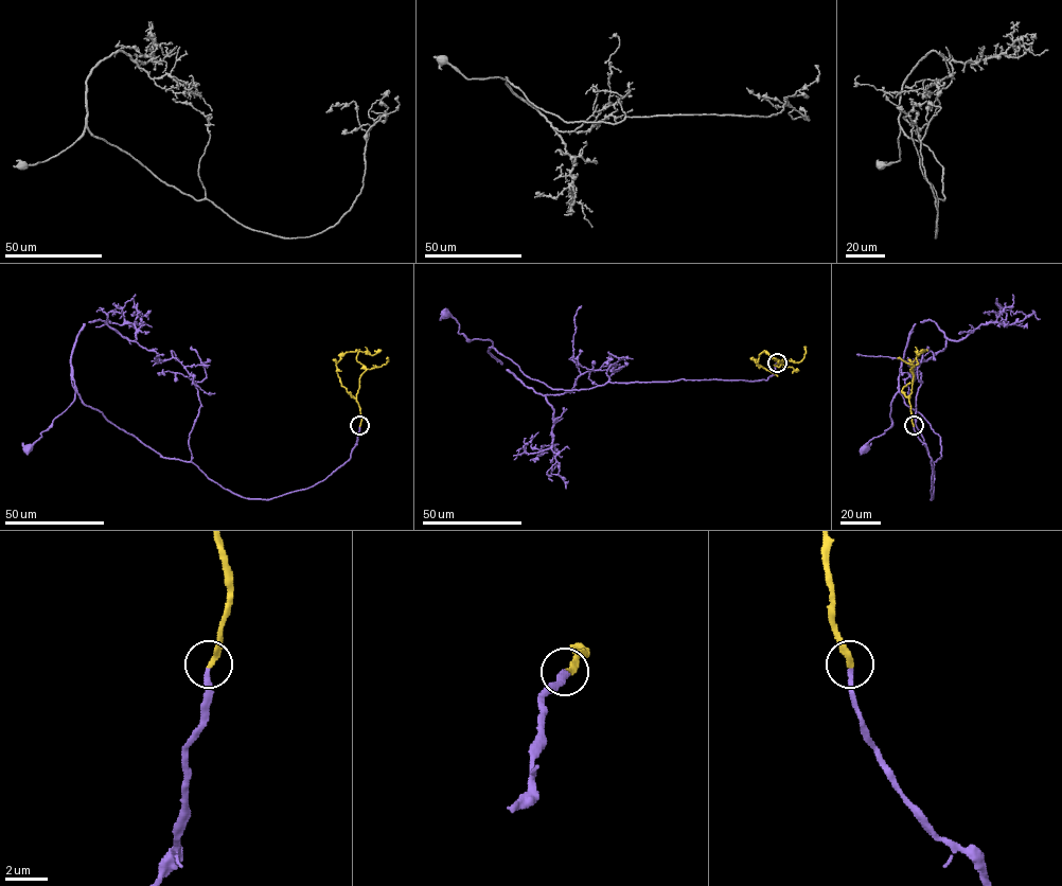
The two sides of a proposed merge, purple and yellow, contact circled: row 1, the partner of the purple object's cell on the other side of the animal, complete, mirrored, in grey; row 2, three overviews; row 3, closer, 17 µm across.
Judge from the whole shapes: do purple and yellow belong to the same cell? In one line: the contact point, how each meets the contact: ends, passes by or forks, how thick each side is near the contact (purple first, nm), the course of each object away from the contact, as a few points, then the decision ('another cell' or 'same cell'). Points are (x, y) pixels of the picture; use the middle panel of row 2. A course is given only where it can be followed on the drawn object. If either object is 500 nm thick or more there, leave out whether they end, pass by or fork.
place (777, 362); purple ends; yellow ends; calibres 240 and 280 nm; course purple (777, 362), (766, 379), (607, 382), (552, 389), (527, 376), (490, 340), (460, 334), (459, 323), (445, 314); course yellow (777, 362), (779, 360), (774, 358), (778, 361), (783, 359), (780, 366), (774, 366), (798, 370); same cell

